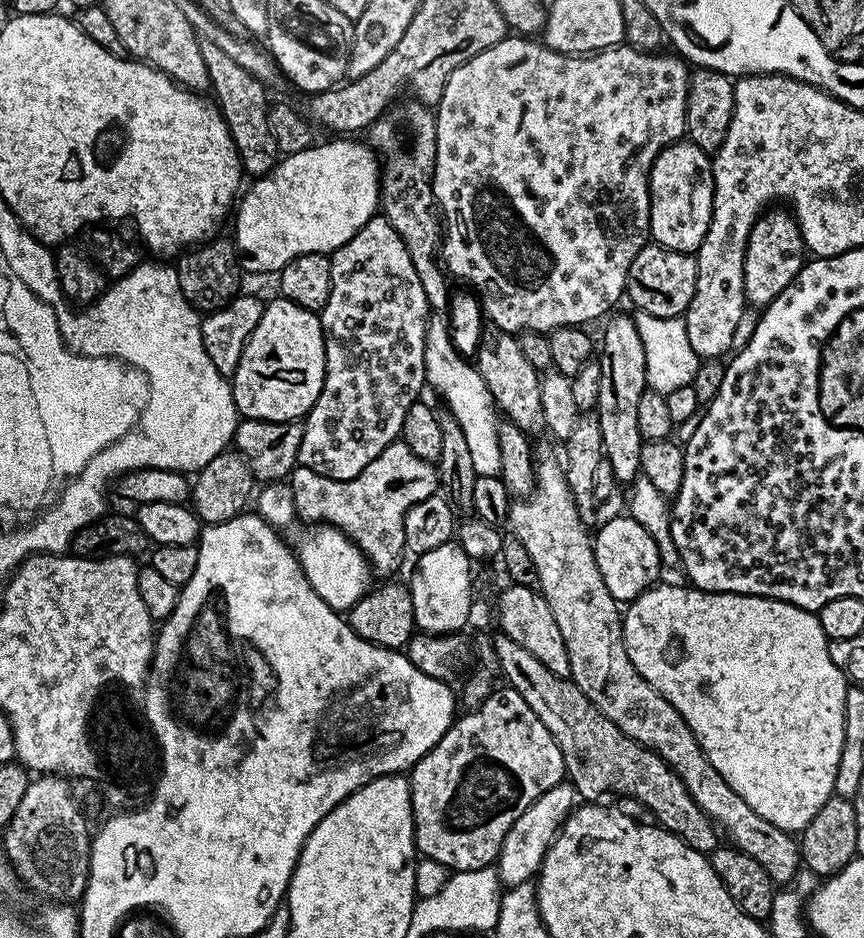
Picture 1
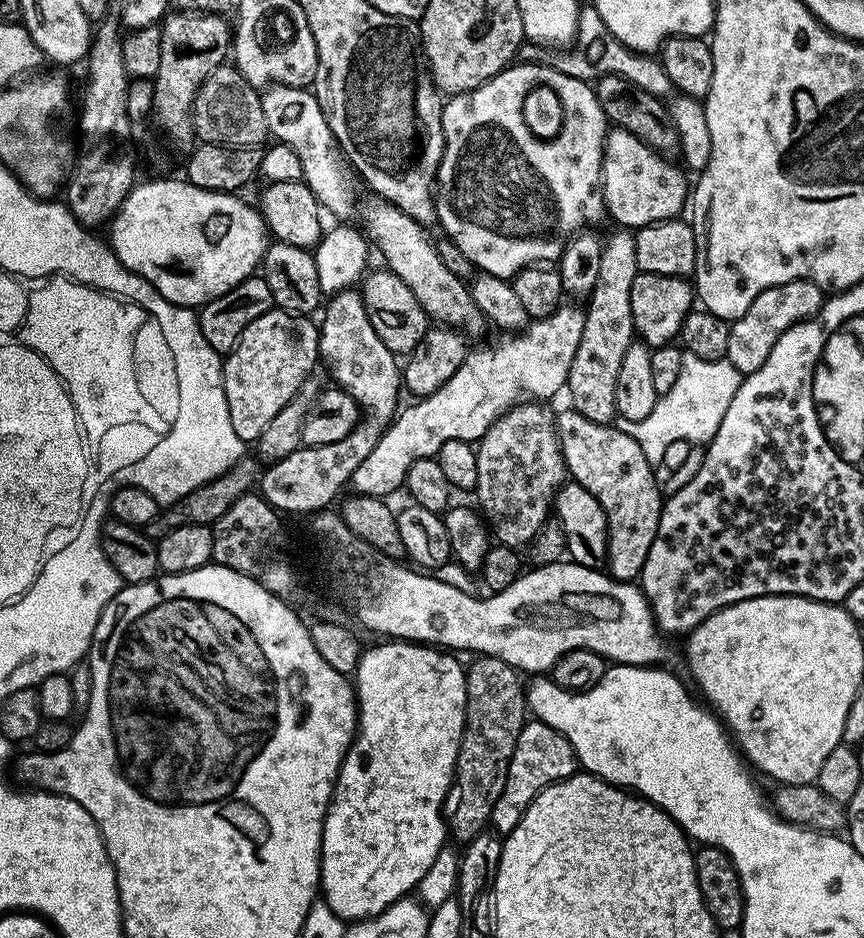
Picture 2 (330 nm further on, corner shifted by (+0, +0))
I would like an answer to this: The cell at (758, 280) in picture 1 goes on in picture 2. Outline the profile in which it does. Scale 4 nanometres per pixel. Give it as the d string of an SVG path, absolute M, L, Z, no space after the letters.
M795 280L762 290L762 294L758 294L758 298L750 302L750 310L746 310L742 318L731 321L730 346L726 359L742 374L758 370L762 362L770 358L774 342L778 342L778 338L782 338L782 334L786 334L790 326L816 316L825 299L824 289L809 280Z

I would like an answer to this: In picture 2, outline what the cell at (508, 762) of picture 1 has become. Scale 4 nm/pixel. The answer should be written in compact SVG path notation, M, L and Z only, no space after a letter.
M529 719L518 734L518 742L514 746L514 754L510 758L506 786L502 790L498 802L494 802L491 827L500 834L512 832L518 826L522 814L526 814L530 802L534 802L537 794L546 790L546 786L557 784L568 776L577 775L577 772L576 751L572 749L566 737L538 719Z

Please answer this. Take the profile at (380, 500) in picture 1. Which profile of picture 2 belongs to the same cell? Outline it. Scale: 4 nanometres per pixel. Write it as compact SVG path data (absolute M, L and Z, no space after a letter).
M564 302L551 316L532 320L522 334L501 335L504 337L497 342L496 349L469 351L465 361L440 389L412 402L416 404L409 408L401 407L397 411L378 446L374 446L362 466L354 470L351 491L357 496L391 497L391 492L405 487L414 461L435 457L441 446L451 440L480 441L498 417L525 398L548 402L551 396L563 393L583 325L584 308Z

